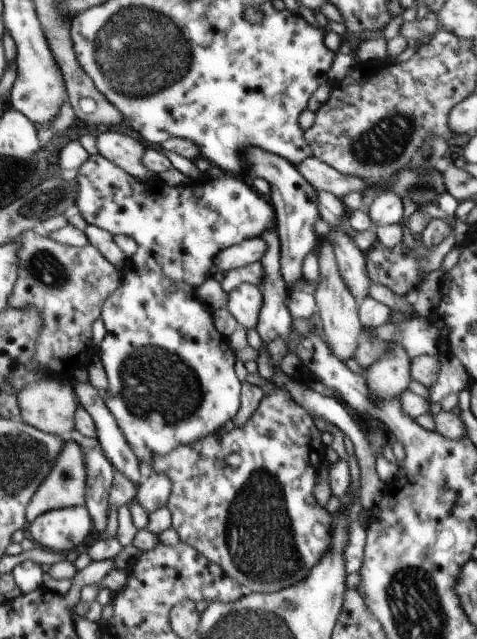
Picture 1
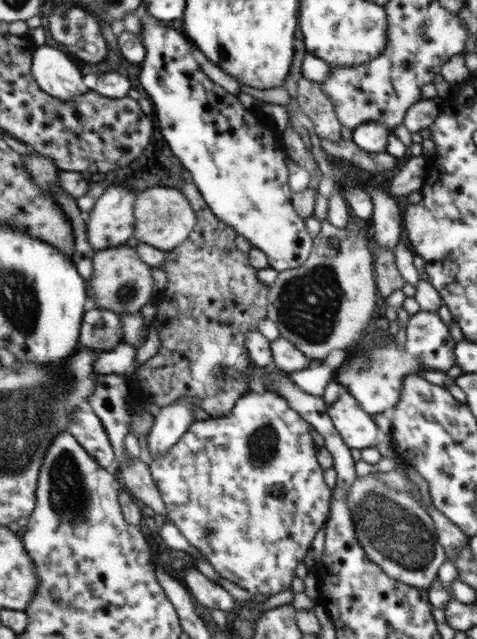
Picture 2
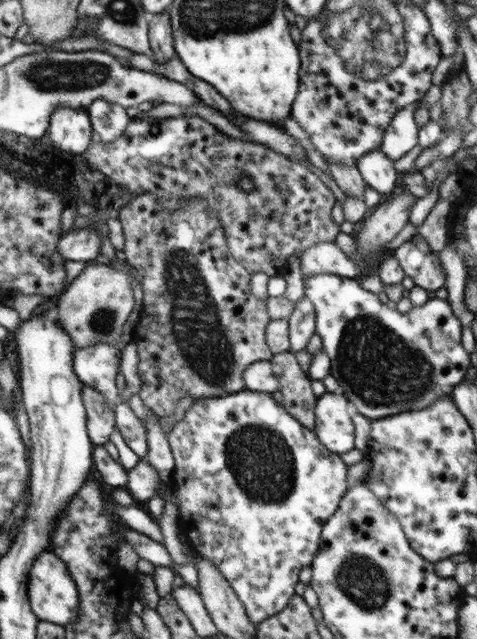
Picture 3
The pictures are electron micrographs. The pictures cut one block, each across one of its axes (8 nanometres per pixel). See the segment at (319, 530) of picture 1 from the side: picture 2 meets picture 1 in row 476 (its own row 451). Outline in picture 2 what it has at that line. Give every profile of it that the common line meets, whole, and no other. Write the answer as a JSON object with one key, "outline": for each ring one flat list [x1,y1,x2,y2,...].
{"outline":[[264,391,262,394,247,392,235,403,230,415,210,417,202,421,194,420,190,429,178,440,178,443,166,454,154,458,149,465,151,475,160,491,162,501,165,503,168,520,180,529,180,532,194,548,206,556,205,559,210,562,221,578,234,582,240,588,248,590,251,595,264,594,264,596,270,597,291,586,295,577,296,566,302,561,307,561,306,557,312,540,329,516,331,490,324,483,322,476,324,470,318,462,314,440,310,435,312,429,312,426,302,416,298,415,296,410,288,407,288,403,283,397,270,391]]}

